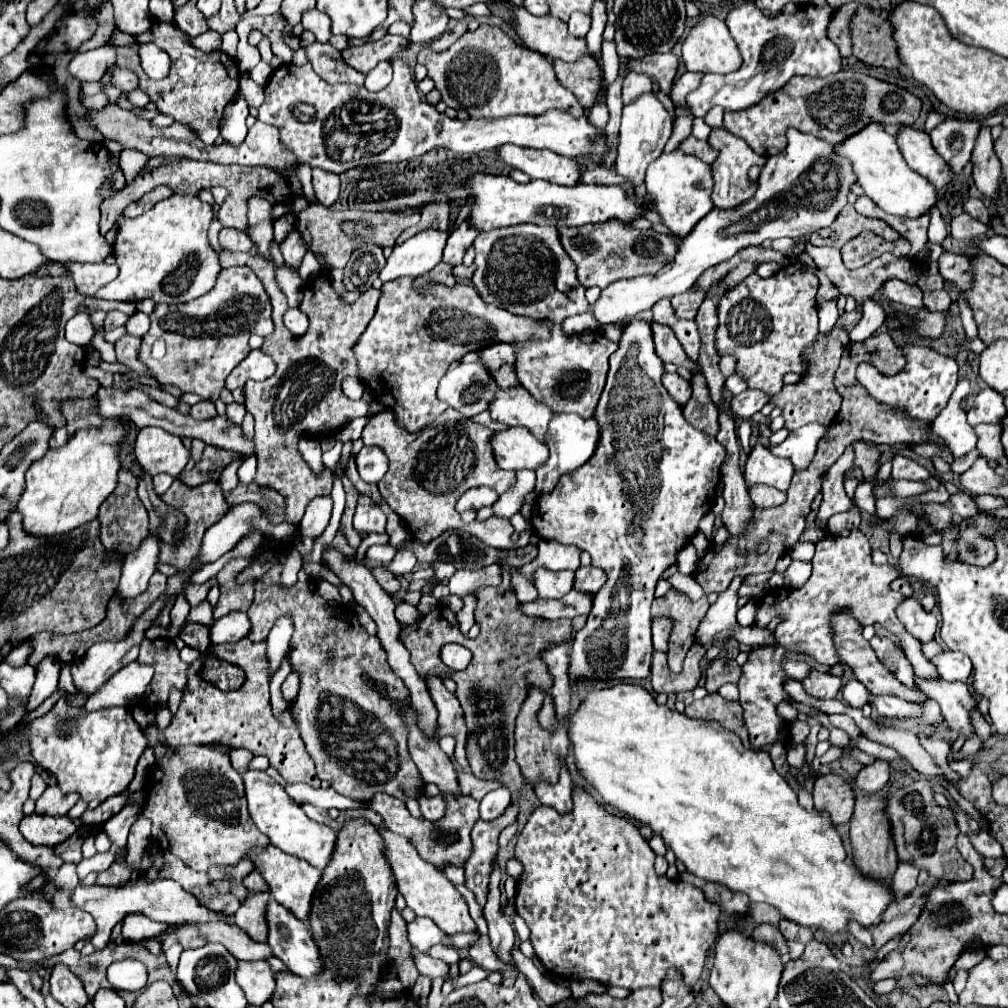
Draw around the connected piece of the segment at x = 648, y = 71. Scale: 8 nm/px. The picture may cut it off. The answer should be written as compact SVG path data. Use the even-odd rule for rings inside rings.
M655 53L655 55L647 55L643 59L631 61L631 71L639 71L649 77L655 77L659 81L663 93L671 91L677 69L679 69L679 59L673 53L665 53L665 55Z

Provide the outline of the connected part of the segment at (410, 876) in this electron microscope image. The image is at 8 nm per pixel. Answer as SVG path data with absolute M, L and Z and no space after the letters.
M377 827L377 829L385 839L385 845L387 845L385 855L391 863L393 875L397 879L397 889L399 889L399 893L403 893L407 907L413 909L417 917L429 917L447 935L477 933L477 925L469 915L465 899L459 895L459 891L453 887L453 883L443 875L443 871L437 869L435 865L423 861L419 857L417 849L405 837L399 837L397 833L387 831L383 827Z

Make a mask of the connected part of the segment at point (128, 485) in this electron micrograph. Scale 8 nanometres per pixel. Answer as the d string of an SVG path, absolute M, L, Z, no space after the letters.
M125 469L119 471L119 485L105 499L105 503L99 511L99 521L101 521L101 543L107 549L115 547L115 551L127 555L127 553L135 551L139 547L139 543L145 539L145 535L149 533L149 519L147 519L145 507L141 505L141 501L137 497L137 481L135 481L133 473L125 471Z

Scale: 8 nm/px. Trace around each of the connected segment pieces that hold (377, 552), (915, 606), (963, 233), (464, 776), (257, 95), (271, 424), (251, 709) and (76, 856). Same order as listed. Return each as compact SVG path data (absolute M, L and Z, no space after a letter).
M373 545L367 549L369 559L379 559L383 563L389 563L393 559L393 555L395 555L395 551L391 545Z
M907 597L907 599L903 599L899 603L899 607L897 607L897 619L921 643L931 641L933 635L935 635L937 617L933 613L927 613L915 597Z
M965 212L952 218L950 235L953 238L971 240L981 234L989 234L991 237L995 234L995 231L991 226L982 224Z
M459 773L459 785L463 789L463 795L471 796L481 801L489 791L500 787L501 783L498 781L482 780L473 777L471 773Z
M243 79L243 81L241 81L241 91L239 91L239 95L245 97L247 103L253 105L253 107L259 107L259 105L263 103L263 87L255 85L253 79L247 79L247 81Z
M213 219L209 227L209 239L215 251L219 251L219 259L223 267L235 267L235 265L251 267L255 275L261 279L273 303L275 333L265 339L263 351L271 355L271 359L277 363L277 371L267 381L261 381L261 383L247 381L243 387L243 393L247 399L245 407L255 417L255 457L257 457L255 483L259 487L273 489L285 497L285 511L281 515L269 515L265 509L263 509L263 515L269 519L271 525L279 525L279 523L299 525L307 503L319 495L331 493L333 474L325 467L323 475L315 477L309 465L303 461L297 449L297 443L303 437L313 437L313 439L329 437L331 433L343 429L349 421L357 417L367 417L371 413L367 401L351 401L349 397L345 397L339 383L347 375L357 375L355 355L351 347L361 337L367 323L371 321L377 309L377 301L381 297L381 290L371 288L364 292L353 305L347 305L335 295L329 283L329 277L323 271L319 277L307 283L305 297L301 303L301 311L307 313L307 317L311 319L309 331L303 337L291 337L285 341L285 325L283 325L279 309L275 309L273 285L269 285L269 263L261 259L259 255L233 253L233 251L221 249L219 231L221 231L221 223Z
M243 639L239 643L213 645L213 655L233 665L239 665L247 675L245 685L237 691L221 691L215 685L199 679L197 671L201 669L201 663L205 659L199 657L195 663L191 663L189 683L187 683L187 691L183 693L179 711L171 721L171 725L165 729L167 743L173 747L207 745L207 743L245 747L253 755L265 755L287 783L307 783L319 789L321 781L315 773L315 763L309 757L309 753L303 749L303 741L291 709L285 709L279 717L275 717L271 711L271 703L269 703L271 667L267 661L267 643L265 641L255 643Z
M95 825L93 827L83 827L83 829L79 829L73 837L69 837L67 841L63 841L63 843L59 843L57 847L55 847L55 853L59 853L61 855L61 859L63 861L69 861L69 863L79 863L81 861L81 845L83 845L83 833L85 831L89 831L89 829L97 829Z

